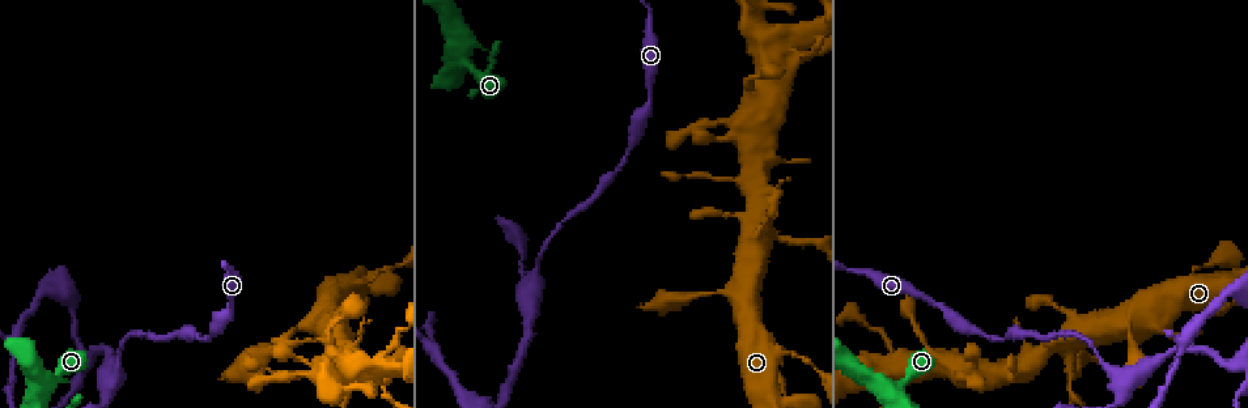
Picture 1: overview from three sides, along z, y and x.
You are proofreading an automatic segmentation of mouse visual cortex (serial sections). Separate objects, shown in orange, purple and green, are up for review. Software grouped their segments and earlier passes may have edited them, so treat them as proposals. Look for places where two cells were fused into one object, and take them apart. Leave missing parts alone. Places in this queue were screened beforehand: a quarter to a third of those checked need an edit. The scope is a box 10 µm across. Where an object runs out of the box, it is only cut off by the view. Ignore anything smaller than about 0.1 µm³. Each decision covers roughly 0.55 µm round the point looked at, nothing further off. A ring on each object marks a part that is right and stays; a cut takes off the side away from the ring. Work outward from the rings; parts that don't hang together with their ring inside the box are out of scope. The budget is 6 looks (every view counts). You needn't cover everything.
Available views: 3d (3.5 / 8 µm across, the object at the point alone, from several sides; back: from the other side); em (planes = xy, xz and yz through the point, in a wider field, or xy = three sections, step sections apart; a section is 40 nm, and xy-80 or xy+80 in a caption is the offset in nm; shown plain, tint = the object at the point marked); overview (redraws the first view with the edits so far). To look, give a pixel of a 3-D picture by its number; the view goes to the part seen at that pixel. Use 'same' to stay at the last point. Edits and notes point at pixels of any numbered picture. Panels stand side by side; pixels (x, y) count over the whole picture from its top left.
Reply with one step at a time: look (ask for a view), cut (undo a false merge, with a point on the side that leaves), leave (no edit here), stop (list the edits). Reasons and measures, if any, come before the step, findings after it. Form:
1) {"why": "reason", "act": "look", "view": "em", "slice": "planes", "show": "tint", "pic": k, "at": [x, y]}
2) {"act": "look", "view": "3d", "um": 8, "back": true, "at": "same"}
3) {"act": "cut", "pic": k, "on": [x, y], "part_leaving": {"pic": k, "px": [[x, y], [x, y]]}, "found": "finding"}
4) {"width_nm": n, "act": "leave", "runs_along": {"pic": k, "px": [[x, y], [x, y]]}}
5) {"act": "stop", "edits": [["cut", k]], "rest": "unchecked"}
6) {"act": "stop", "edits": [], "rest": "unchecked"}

{"why": "thick turns thin", "act": "look", "view": "3d", "um": 3.5, "pic": 1, "at": [889, 392]}

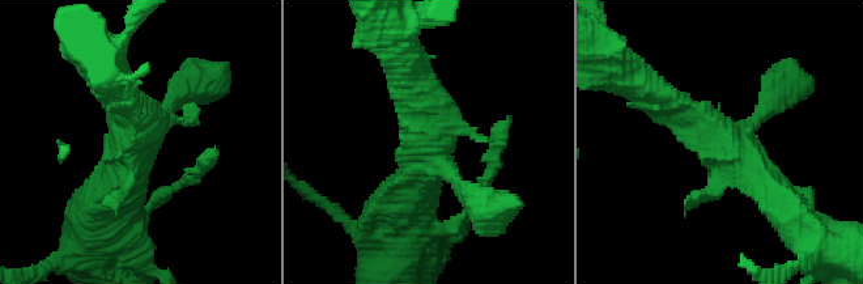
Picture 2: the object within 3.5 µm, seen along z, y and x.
{"why": "shape alone is not enough", "act": "look", "view": "em", "slice": "xy", "step": 2, "show": "tint", "pic": 2, "at": [723, 137]}

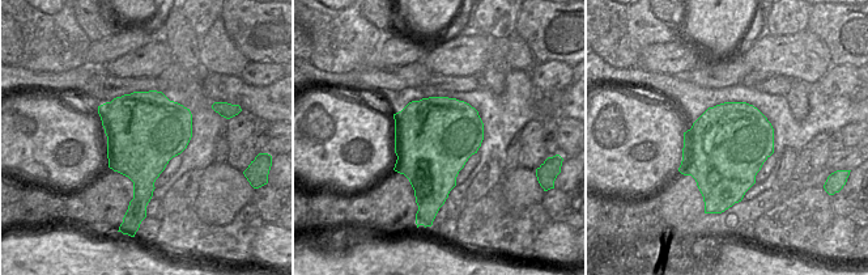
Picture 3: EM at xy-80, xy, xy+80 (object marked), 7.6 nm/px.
{"act": "leave", "found": "continuous, no second cell"}

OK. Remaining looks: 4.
{"why": "calibre changes", "act": "look", "view": "3d", "um": 3.5, "pic": 1, "at": [1126, 377]}

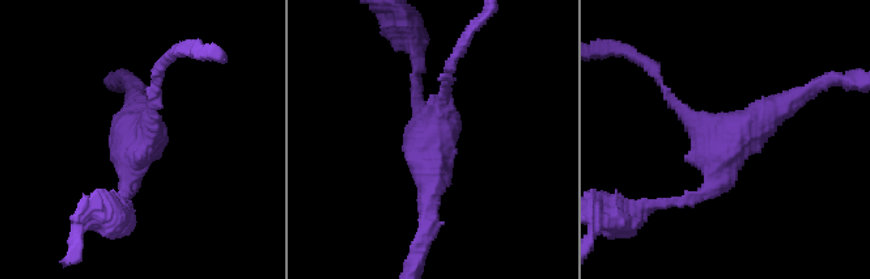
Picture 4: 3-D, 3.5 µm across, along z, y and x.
{"act": "look", "view": "em", "slice": "xy", "step": 1, "show": "tint", "pic": 4, "at": [437, 131]}

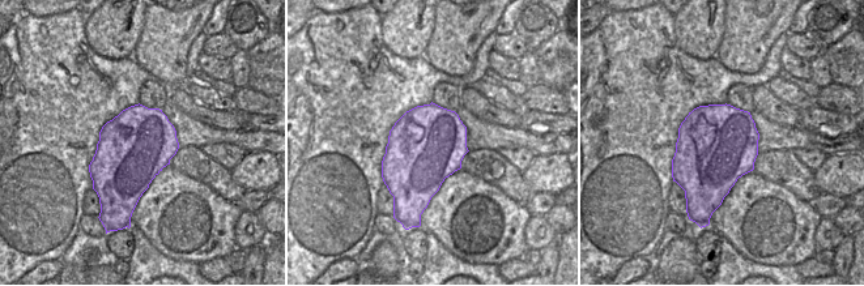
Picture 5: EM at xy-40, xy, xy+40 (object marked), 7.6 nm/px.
{"width_nm": 600, "act": "leave", "runs_along": {"pic": 4, "px": [[452, 66], [428, 146], [428, 203]]}, "found": "all the same cell"}

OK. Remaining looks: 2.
{"act": "stop", "edits": [], "rest": "unchecked"}

